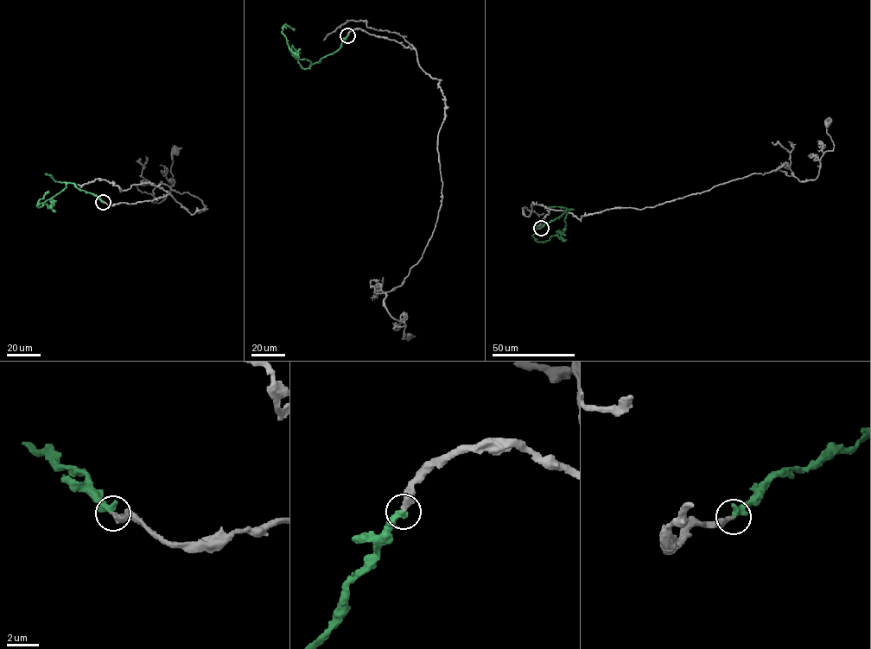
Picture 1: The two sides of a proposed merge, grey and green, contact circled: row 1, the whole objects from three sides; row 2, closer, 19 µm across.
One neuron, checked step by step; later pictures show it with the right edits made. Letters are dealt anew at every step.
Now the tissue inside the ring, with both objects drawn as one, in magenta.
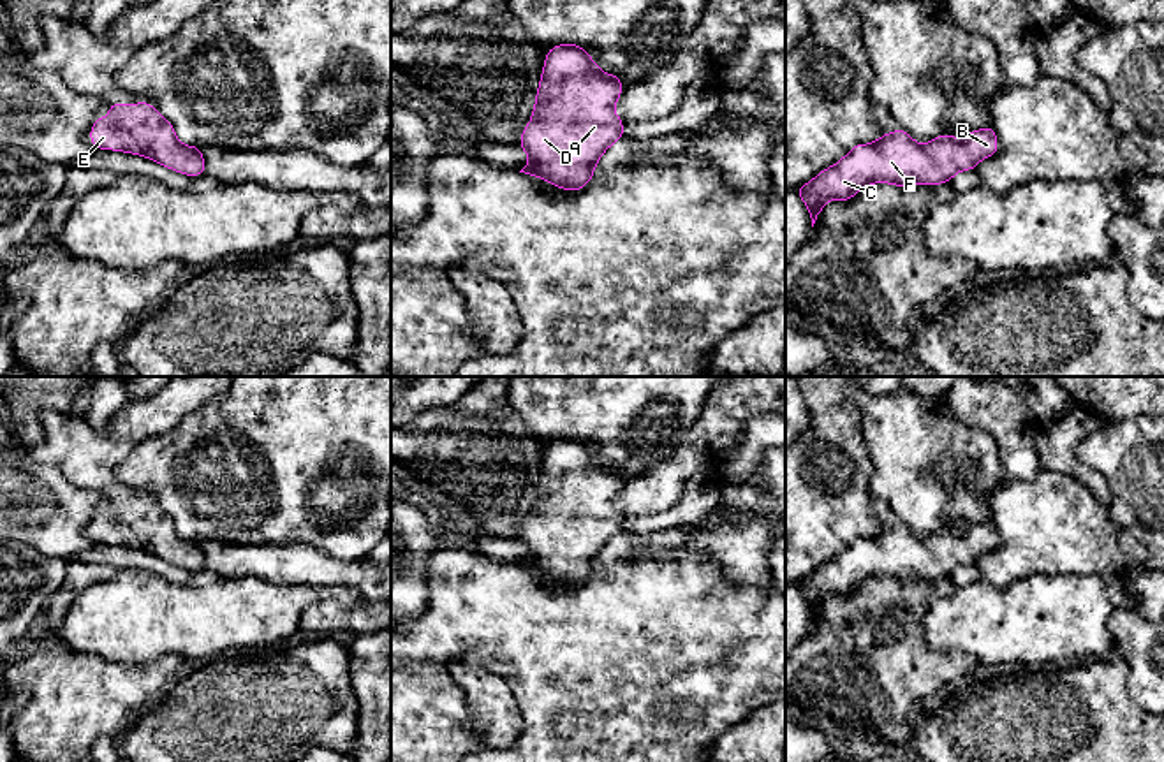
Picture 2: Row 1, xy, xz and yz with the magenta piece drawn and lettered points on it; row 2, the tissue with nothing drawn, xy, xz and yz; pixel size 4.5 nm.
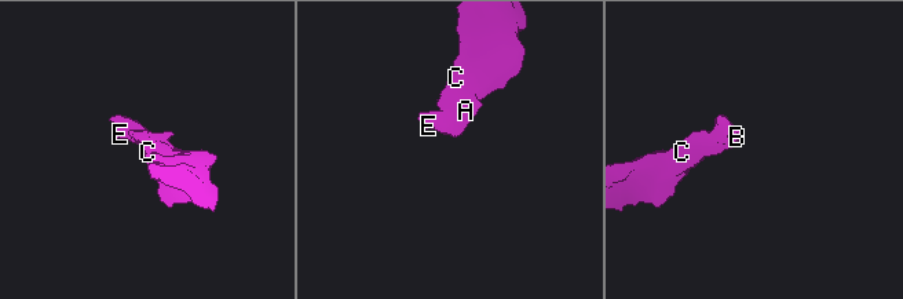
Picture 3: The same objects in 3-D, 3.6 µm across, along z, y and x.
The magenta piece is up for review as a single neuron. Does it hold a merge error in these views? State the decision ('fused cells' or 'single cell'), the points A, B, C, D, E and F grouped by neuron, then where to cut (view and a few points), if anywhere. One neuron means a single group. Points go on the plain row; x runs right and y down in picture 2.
single cell; A B C D E F; no cut

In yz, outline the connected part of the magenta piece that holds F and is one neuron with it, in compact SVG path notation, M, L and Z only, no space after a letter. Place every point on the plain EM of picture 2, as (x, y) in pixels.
M993 521L974 524L961 533L942 528L925 540L903 523L896 523L875 537L856 539L840 556L794 584L808 602L814 621L829 593L849 595L870 577L896 581L949 577L958 565L976 563L983 553L997 546Z

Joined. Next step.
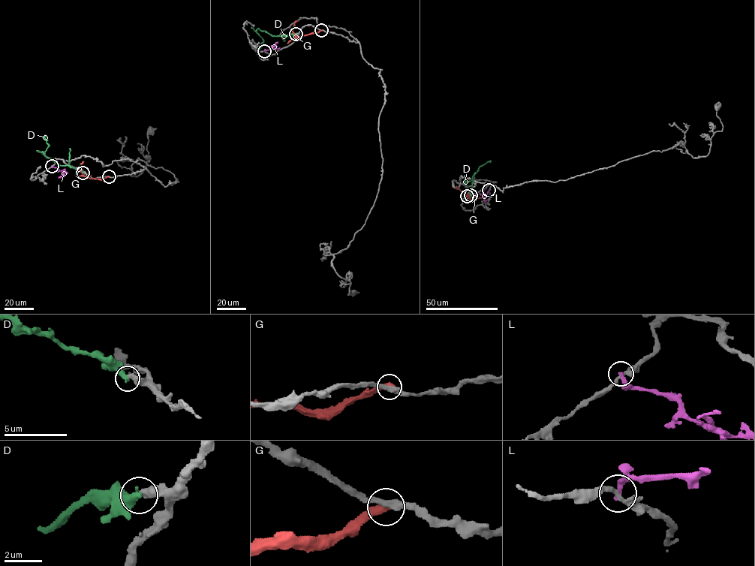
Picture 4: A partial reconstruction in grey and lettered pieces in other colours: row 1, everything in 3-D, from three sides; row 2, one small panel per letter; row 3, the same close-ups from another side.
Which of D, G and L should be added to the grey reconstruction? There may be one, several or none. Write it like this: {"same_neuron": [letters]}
{"same_neuron": []}

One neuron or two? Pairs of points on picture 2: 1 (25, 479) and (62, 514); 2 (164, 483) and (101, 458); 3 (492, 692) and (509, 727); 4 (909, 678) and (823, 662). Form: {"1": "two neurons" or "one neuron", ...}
{"1": "one neuron", "2": "two neurons", "3": "one neuron", "4": "one neuron"}

